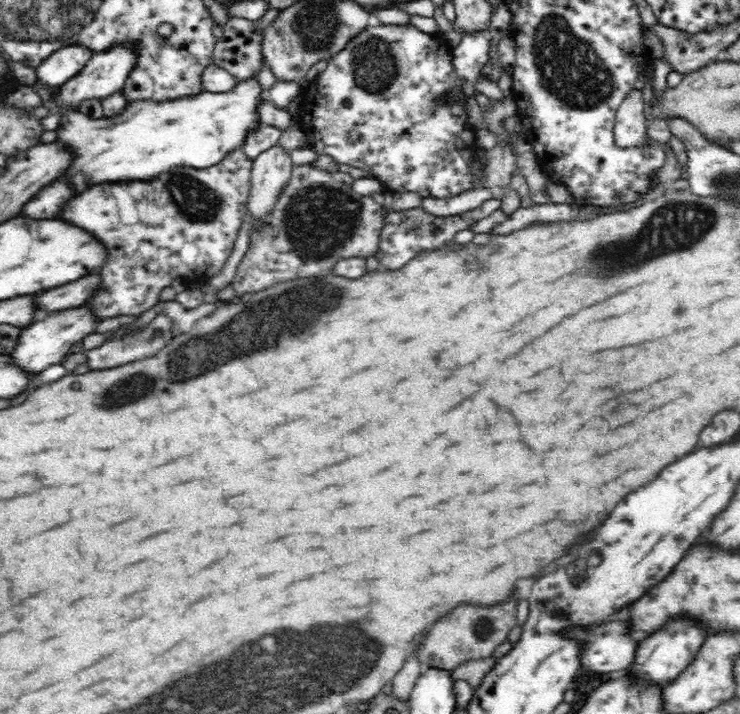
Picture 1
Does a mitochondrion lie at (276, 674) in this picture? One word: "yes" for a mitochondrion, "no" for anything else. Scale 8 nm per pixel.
yes

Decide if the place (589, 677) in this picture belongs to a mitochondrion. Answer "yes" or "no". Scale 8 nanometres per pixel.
no

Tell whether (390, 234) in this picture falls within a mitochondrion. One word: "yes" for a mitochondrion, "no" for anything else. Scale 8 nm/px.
no

